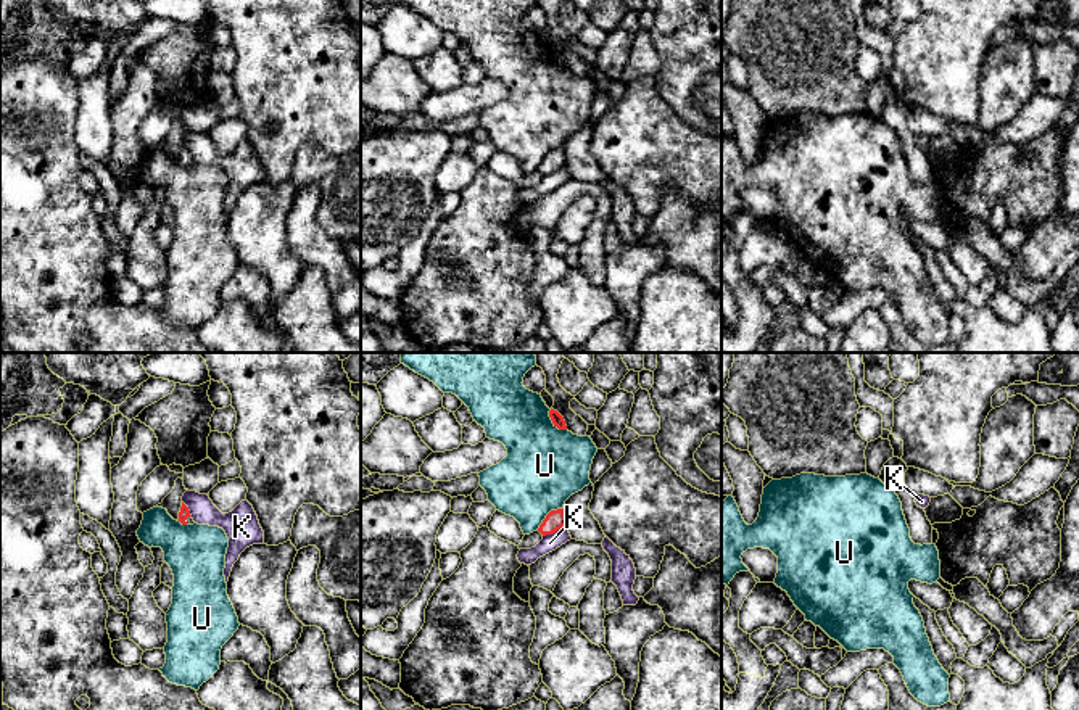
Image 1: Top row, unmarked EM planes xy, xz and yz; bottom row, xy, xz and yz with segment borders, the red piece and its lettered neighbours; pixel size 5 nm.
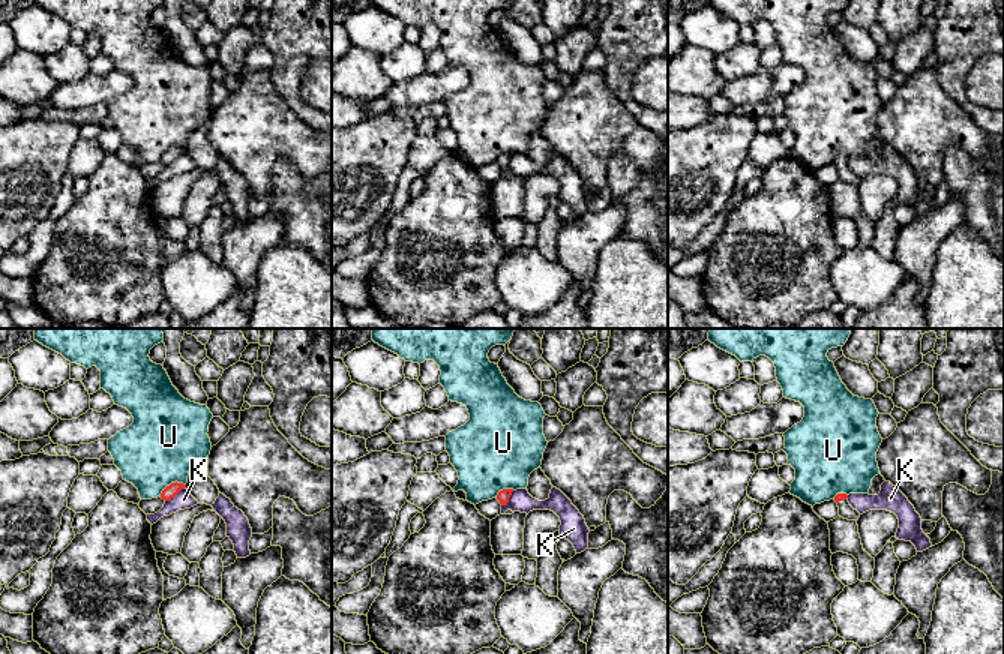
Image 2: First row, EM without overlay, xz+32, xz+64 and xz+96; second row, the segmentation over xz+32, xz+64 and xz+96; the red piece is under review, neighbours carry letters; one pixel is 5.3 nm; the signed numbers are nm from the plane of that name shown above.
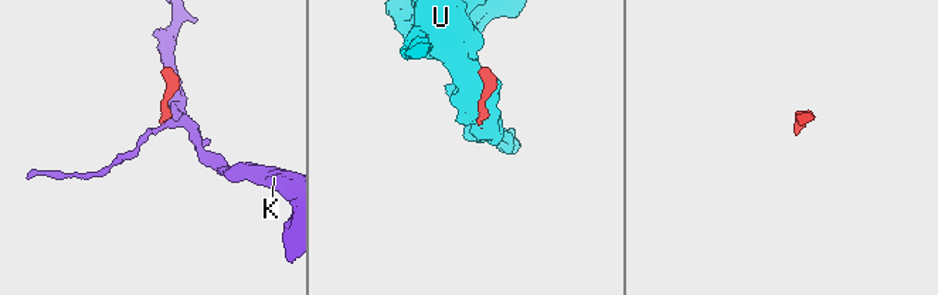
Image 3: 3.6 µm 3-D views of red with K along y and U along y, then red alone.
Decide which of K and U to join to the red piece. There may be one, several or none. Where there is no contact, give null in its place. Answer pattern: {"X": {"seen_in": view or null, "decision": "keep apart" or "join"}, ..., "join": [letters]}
{"K": {"seen_in": "xz", "decision": "keep apart"}, "U": {"seen_in": "xz", "decision": "keep apart"}, "join": []}

